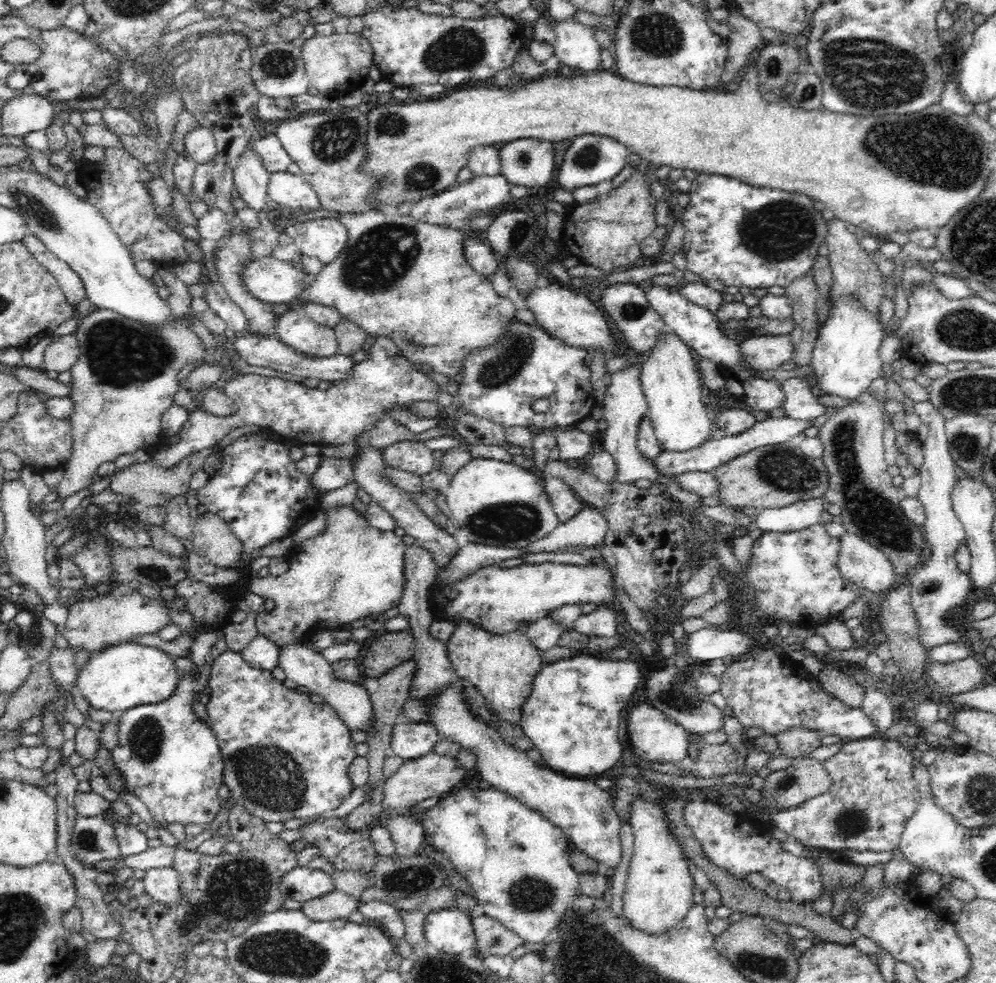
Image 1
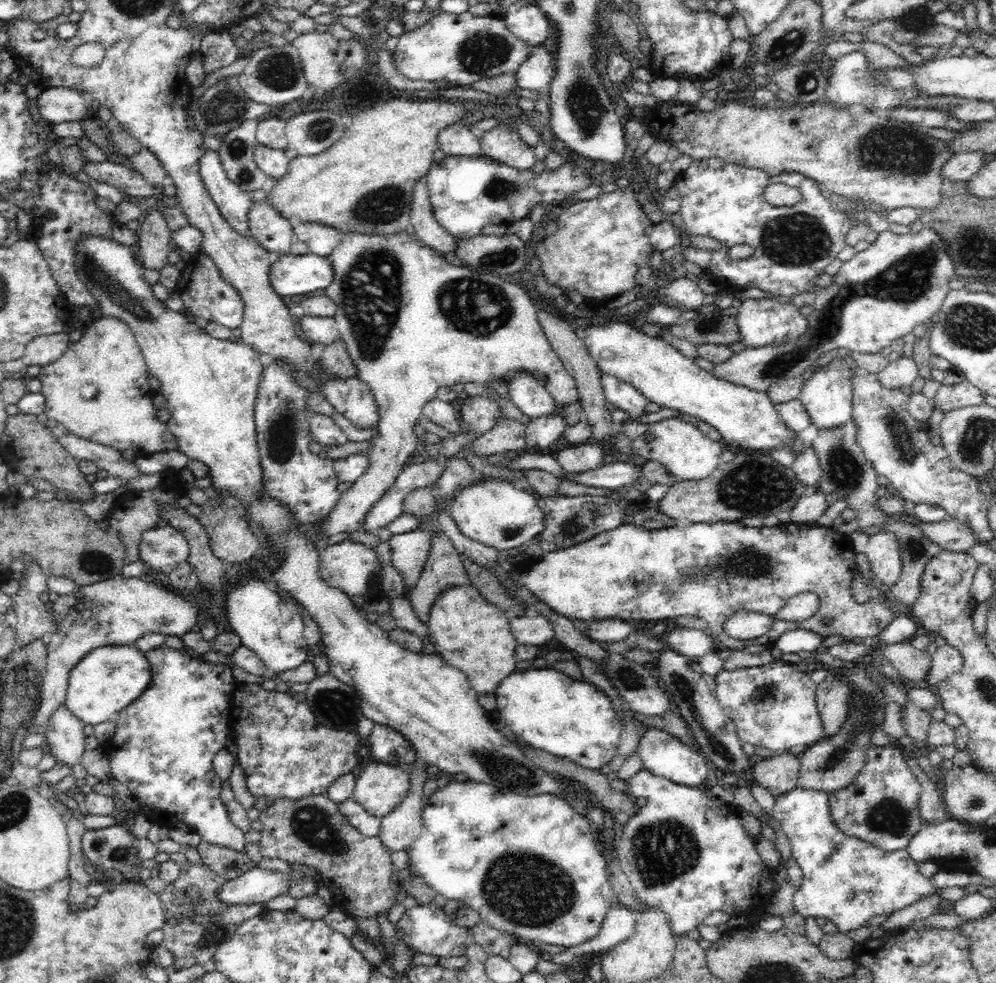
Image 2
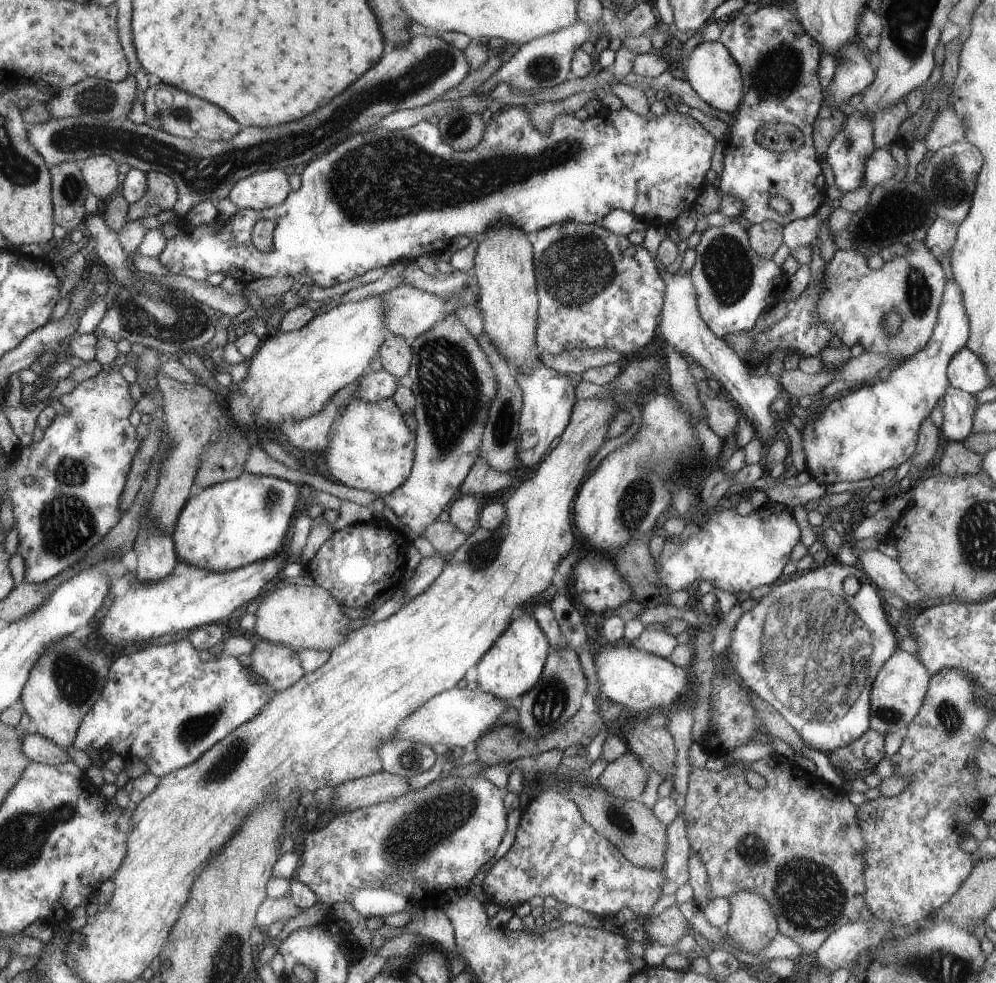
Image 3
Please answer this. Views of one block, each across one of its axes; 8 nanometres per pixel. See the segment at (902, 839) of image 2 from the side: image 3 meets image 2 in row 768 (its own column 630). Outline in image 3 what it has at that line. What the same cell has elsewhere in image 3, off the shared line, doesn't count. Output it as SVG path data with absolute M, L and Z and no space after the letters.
M557 785L536 797L531 797L527 807L521 811L521 819L516 832L515 845L502 856L484 880L483 893L486 901L501 908L514 909L528 902L532 896L554 896L558 902L578 907L600 916L614 916L623 908L630 909L636 920L642 924L652 912L652 906L662 896L662 884L666 882L665 869L641 867L629 861L617 845L595 831L584 819L579 805L569 799Z

